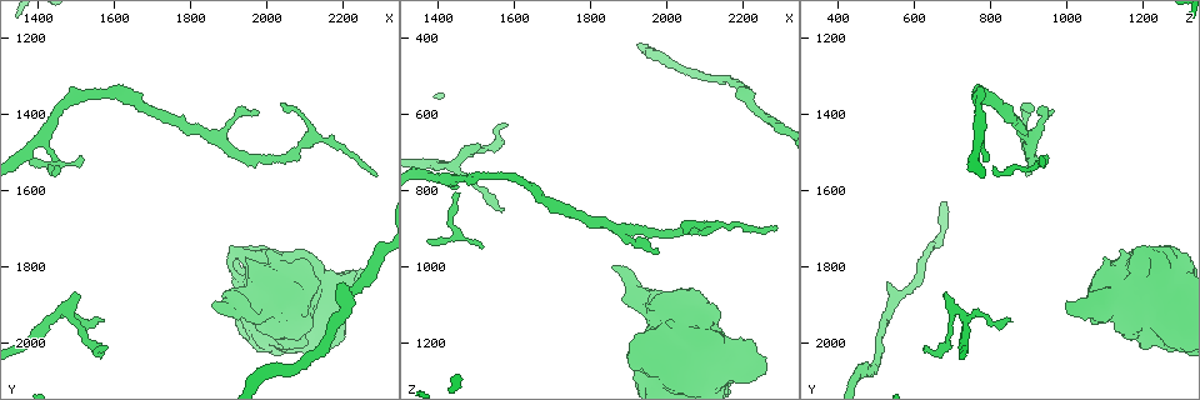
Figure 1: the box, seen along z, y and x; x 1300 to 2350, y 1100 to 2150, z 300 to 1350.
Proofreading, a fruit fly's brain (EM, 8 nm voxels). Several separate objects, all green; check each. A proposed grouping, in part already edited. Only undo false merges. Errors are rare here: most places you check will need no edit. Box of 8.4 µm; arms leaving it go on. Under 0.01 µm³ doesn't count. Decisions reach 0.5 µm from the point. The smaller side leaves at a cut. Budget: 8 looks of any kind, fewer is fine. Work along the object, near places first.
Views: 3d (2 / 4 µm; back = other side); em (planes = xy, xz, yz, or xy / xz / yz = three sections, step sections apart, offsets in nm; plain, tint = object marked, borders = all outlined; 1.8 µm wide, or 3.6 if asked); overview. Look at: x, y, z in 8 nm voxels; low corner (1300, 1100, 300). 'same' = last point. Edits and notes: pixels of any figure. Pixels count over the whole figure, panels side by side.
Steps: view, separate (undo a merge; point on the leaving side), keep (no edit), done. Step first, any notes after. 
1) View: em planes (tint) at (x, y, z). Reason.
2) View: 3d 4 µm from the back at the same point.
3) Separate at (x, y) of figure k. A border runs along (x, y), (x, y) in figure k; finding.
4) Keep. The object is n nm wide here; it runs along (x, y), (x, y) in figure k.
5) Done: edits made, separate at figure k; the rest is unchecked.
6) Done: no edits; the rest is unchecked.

View: 3d 4 µm at (1450, 1930, 730).

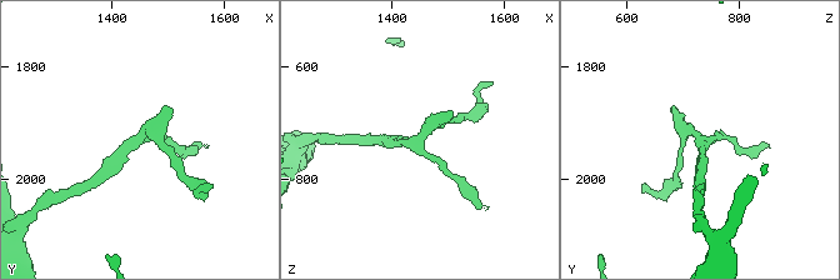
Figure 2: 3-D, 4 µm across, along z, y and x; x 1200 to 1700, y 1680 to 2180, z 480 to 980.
View: em planes (tint) at (1450, 1935, 735).

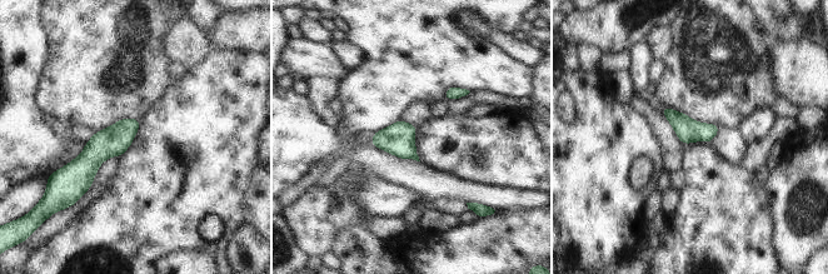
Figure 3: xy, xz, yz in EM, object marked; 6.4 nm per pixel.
Keep. It runs along (136, 121), (68, 177) in figure 3; one neuron here.

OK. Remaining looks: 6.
View: 3d 4 µm from the back at (2170, 1860, 1255). Touches itself.

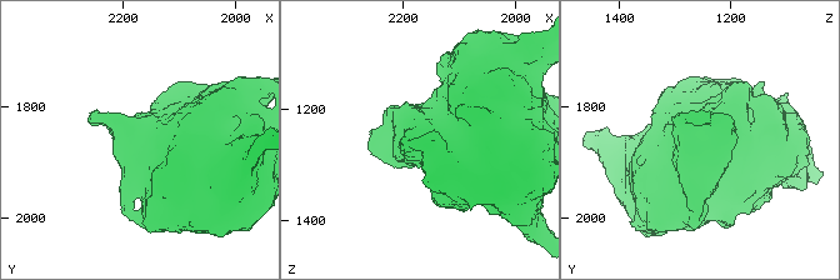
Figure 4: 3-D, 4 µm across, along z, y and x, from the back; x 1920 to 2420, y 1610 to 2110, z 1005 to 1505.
View: em 3.6 µm yz step 4 (tint) at (2175, 1870, 1260). Now the EM.

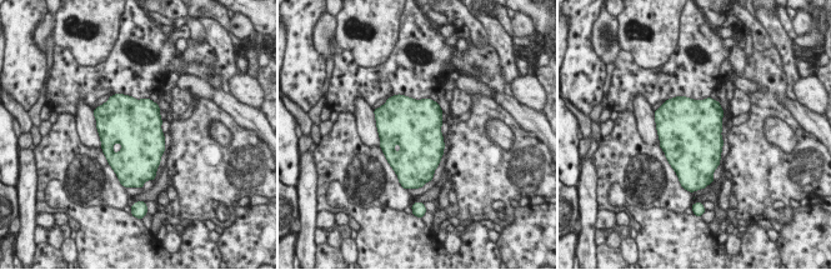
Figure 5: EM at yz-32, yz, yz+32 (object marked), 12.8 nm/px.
View: em 3.6 µm planes (borders) at the same point. Cut it another way.

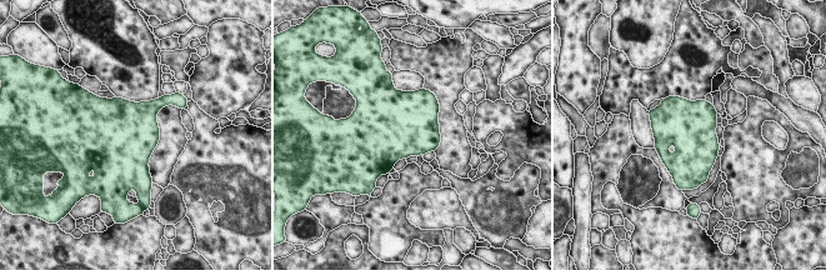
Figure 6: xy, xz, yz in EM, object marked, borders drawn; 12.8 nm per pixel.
Keep. The object is 800 nm wide here; continuous, no second neuron.

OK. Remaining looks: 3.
View: 3d 2 µm at (1880, 1470, 900). Two arms in line, one across.

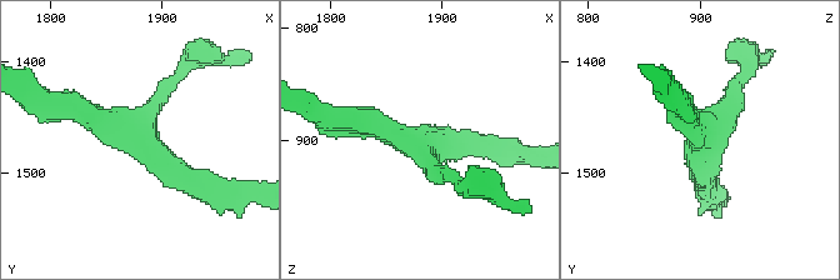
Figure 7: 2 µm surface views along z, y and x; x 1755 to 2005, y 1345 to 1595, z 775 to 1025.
View: em yz step 8 (tint) at (1878, 1468, 904). 3 arms meet here.

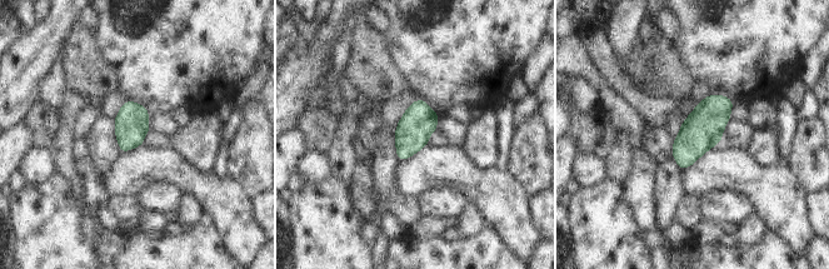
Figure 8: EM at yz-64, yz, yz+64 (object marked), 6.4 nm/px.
View: em planes (tint) at the same point.

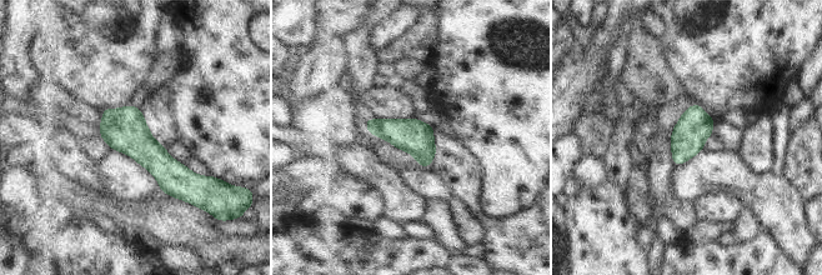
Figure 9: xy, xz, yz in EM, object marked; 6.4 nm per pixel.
Keep. It runs along (105, 113), (174, 178), (195, 178) in figure 9; one neuron here.

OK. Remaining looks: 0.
Done: no edits; the rest is unchecked.

